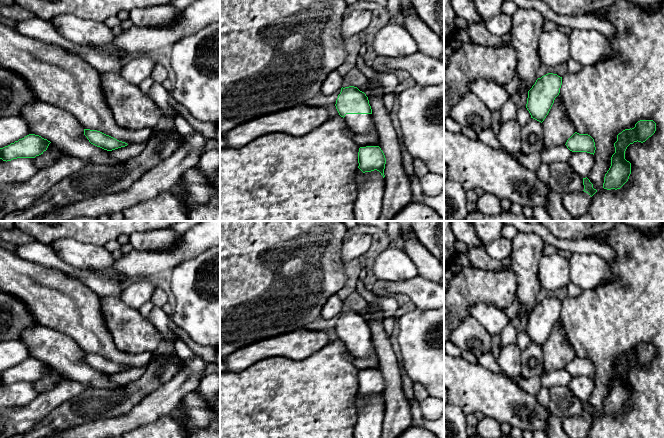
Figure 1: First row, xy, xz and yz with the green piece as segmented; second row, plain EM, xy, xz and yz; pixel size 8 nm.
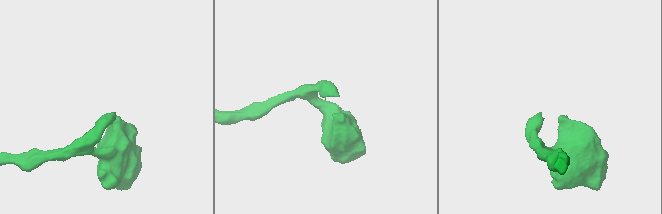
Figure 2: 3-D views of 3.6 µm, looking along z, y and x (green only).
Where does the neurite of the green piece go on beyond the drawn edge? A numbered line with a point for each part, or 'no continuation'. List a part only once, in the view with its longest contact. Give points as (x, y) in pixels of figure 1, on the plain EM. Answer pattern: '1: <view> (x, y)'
1: xz (359, 347)

